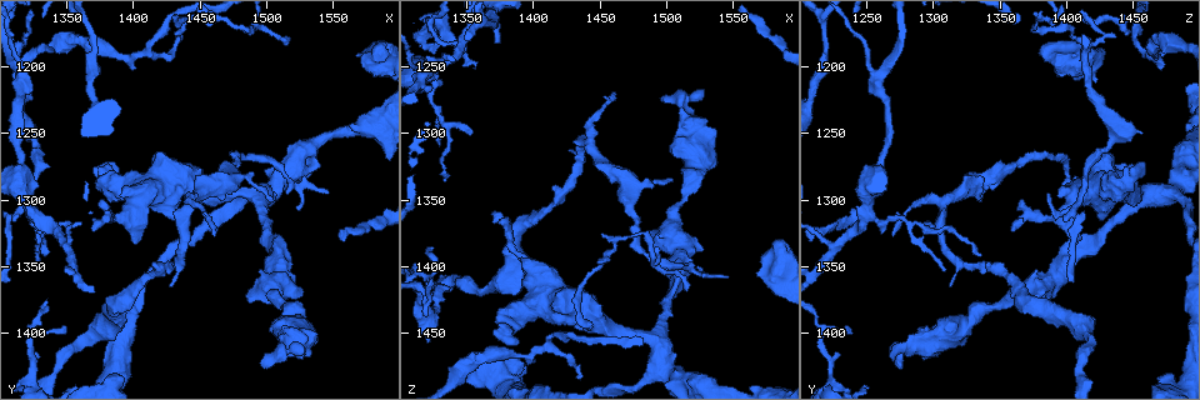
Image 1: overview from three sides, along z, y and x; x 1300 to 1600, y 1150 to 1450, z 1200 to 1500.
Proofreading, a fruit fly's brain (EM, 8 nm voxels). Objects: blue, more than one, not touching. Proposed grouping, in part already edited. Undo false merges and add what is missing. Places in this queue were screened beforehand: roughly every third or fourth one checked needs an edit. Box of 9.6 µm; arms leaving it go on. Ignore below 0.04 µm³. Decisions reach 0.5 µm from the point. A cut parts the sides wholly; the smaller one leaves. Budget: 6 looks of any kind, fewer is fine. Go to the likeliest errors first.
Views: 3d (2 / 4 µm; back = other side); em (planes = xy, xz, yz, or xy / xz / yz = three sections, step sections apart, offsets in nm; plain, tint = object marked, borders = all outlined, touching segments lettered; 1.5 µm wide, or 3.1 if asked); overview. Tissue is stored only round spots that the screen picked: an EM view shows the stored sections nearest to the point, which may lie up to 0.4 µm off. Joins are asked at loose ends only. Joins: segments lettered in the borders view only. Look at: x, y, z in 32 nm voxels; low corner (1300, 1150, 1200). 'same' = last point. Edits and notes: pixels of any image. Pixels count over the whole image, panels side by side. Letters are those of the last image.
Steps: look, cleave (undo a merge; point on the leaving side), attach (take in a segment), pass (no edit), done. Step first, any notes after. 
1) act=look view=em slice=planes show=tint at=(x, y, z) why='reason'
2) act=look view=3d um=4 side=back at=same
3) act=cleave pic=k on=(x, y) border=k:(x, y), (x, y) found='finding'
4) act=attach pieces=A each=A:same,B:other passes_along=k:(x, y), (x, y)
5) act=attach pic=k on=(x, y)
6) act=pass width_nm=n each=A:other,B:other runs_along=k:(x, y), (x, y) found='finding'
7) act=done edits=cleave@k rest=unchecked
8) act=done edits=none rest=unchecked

act=look view=em slice=planes show=borders at=(1460, 1328, 1270) why='tapers out'

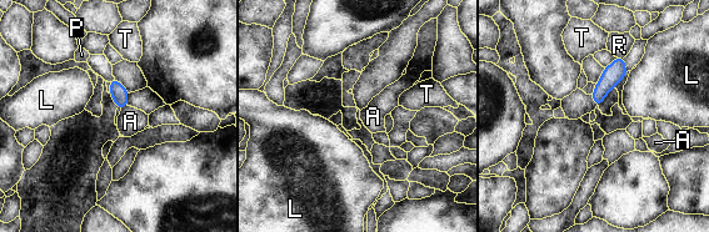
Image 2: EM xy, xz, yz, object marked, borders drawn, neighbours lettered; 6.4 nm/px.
act=pass width_nm=90 each=A:other,L:other,P:other,R:other,T:other border=2:(126, 105), (120, 111) found='no lettered segment goes on from it'

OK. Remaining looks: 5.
act=look view=em slice=planes show=borders at=(1496, 1424, 1274) why='free end'

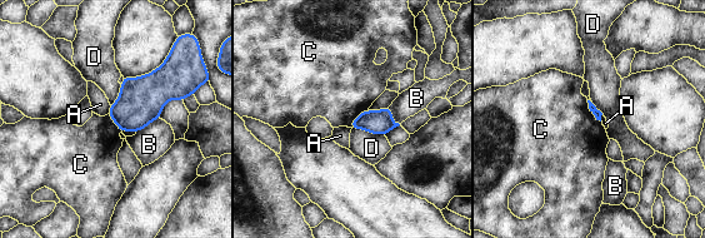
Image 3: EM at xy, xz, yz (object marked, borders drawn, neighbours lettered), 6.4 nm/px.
act=pass each=A:other,B:other,C:other,D:other border=3:(586, 100), (589, 110), (600, 122) found='no lettered segment goes on from it'

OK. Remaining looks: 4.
act=look view=3d um=4 at=(1522, 1306, 1402) why='tapers out'

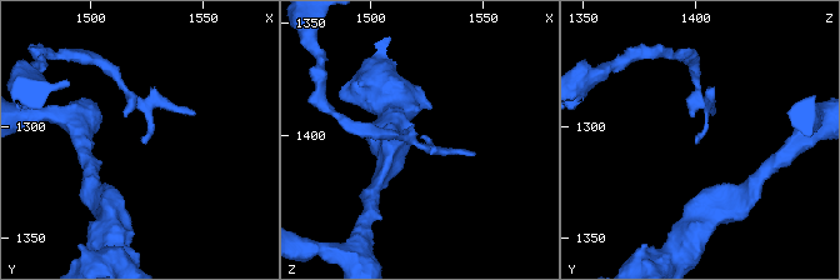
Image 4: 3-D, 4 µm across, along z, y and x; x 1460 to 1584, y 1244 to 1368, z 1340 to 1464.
act=look view=em slice=xy step=8 show=tint at=(1522, 1307, 1400) why='shape alone is not enough'

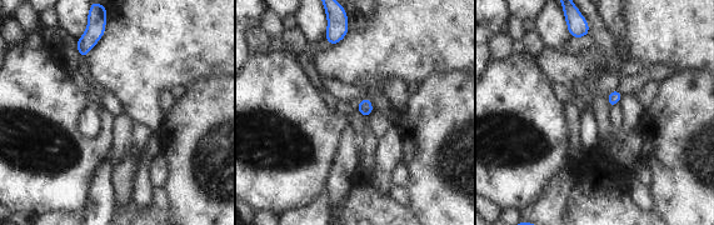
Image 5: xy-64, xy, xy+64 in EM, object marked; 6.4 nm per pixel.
act=look view=em slice=planes show=borders at=same why='another direction'

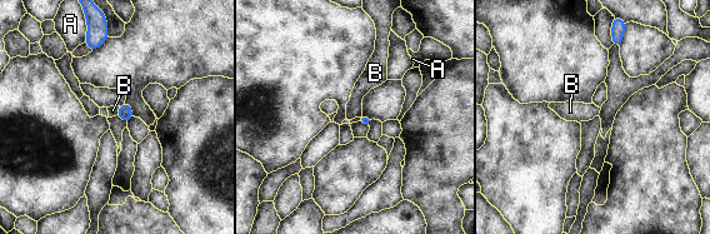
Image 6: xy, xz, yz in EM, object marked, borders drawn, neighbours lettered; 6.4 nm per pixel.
act=pass each=A:other,B:other border=6:(119, 106), (116, 114) found='no lettered segment goes on from it'

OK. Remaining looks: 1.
act=done edits=none rest=unchecked

